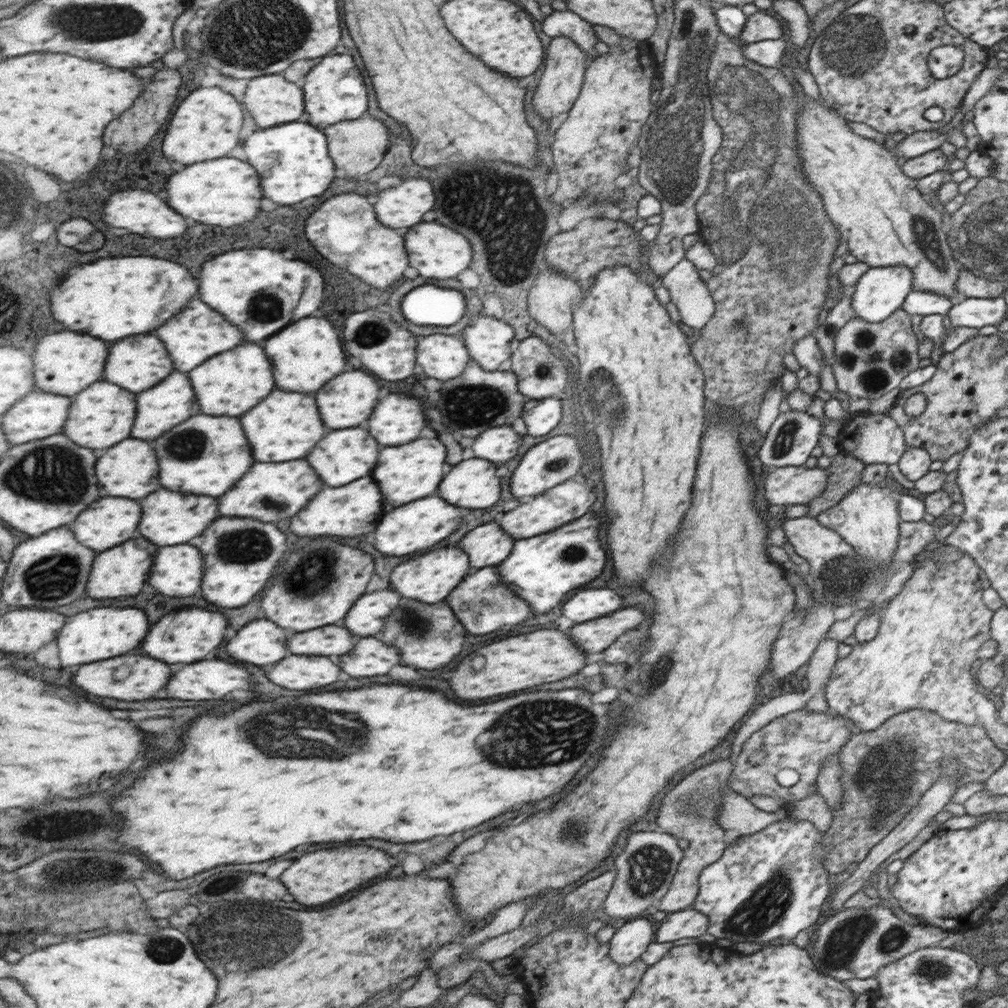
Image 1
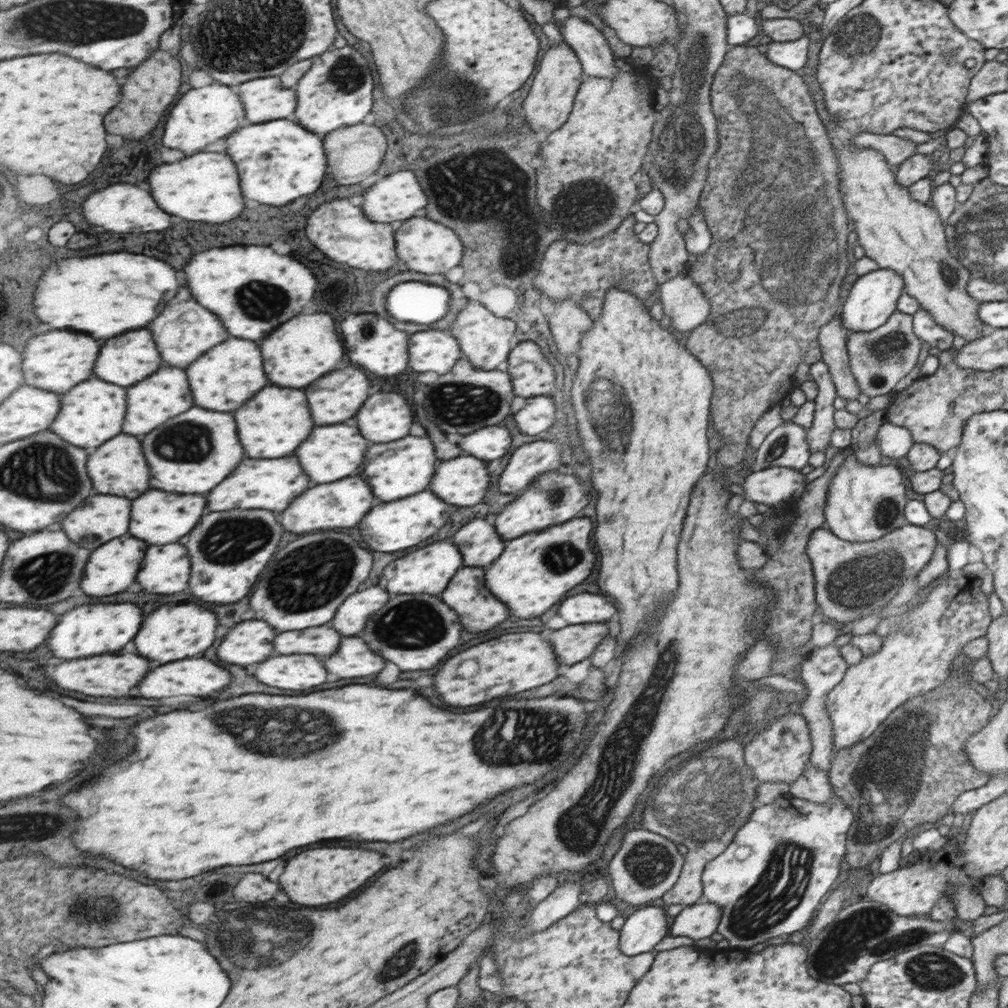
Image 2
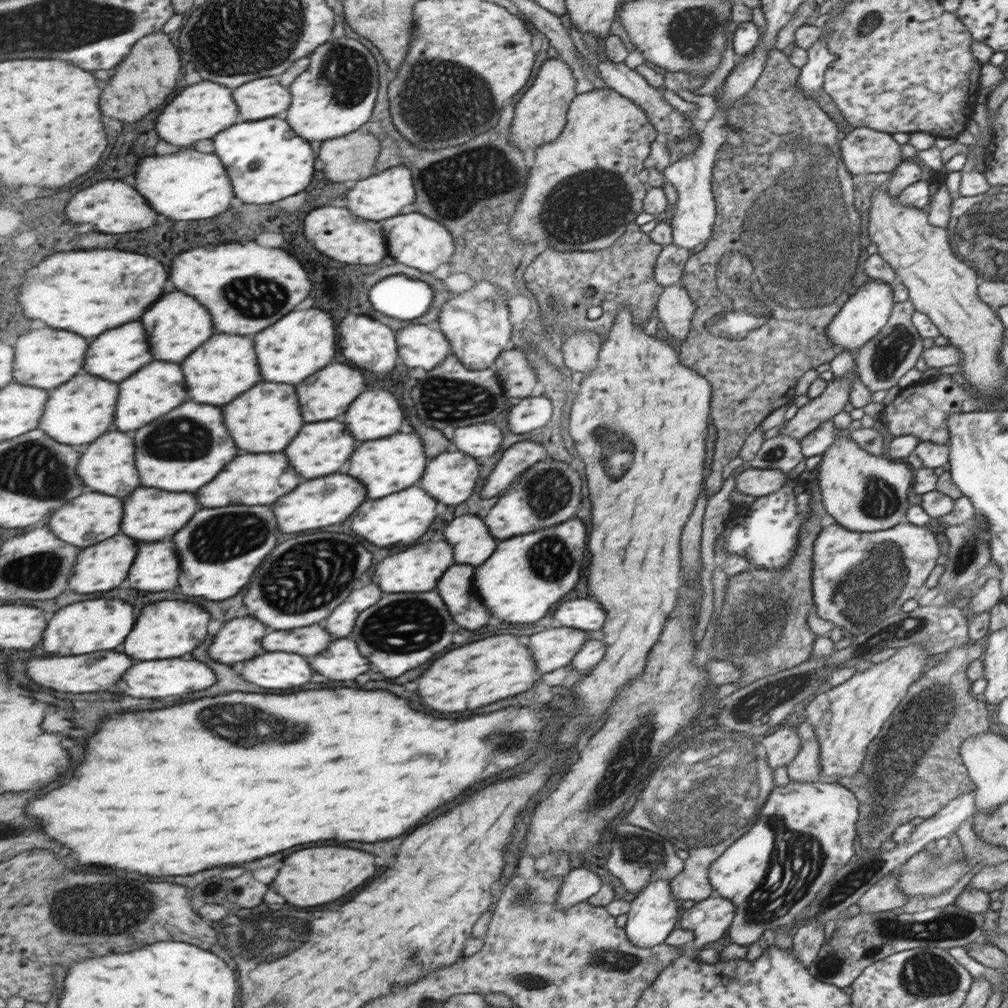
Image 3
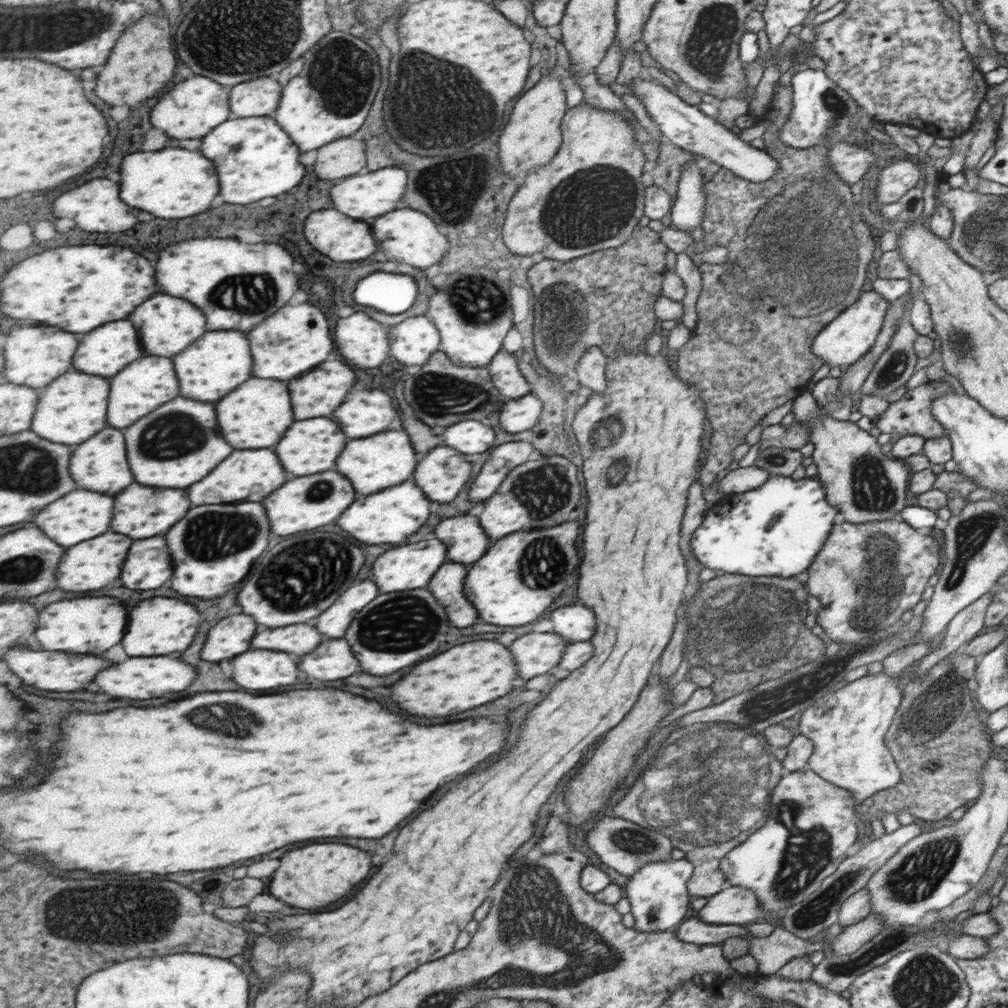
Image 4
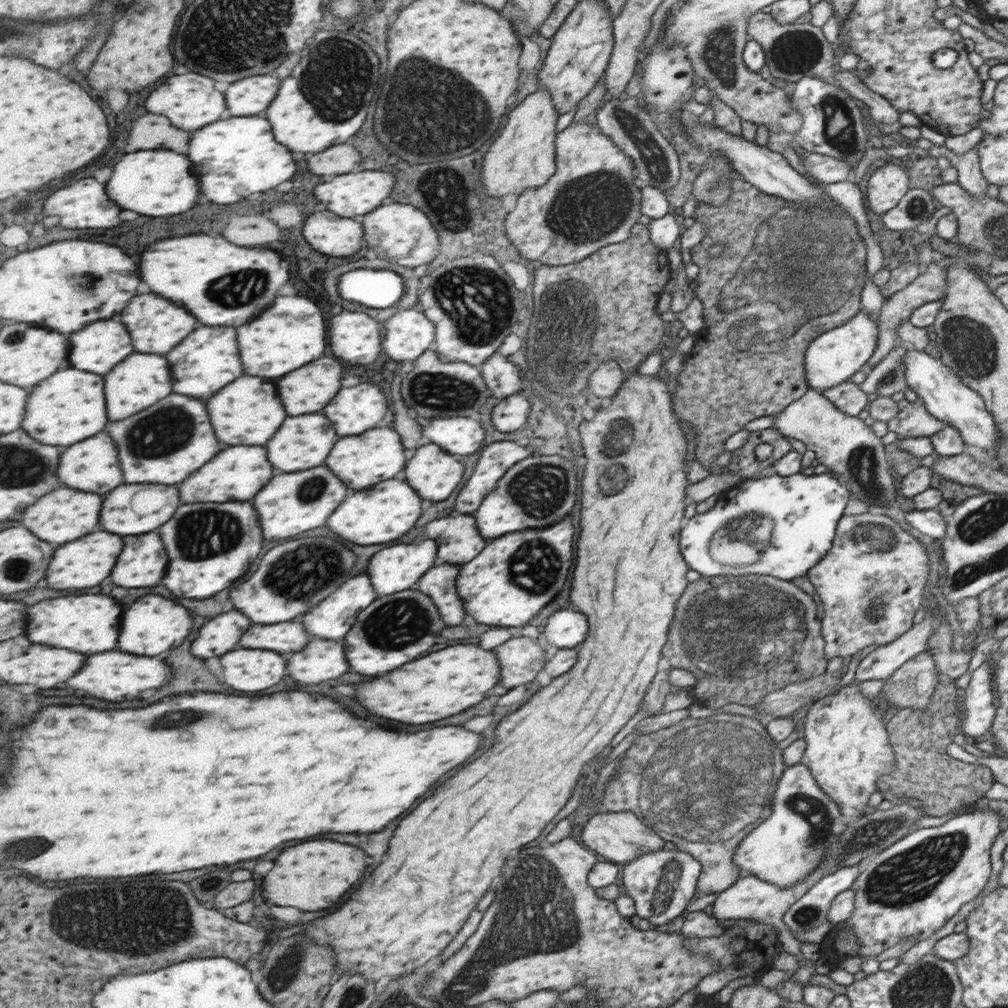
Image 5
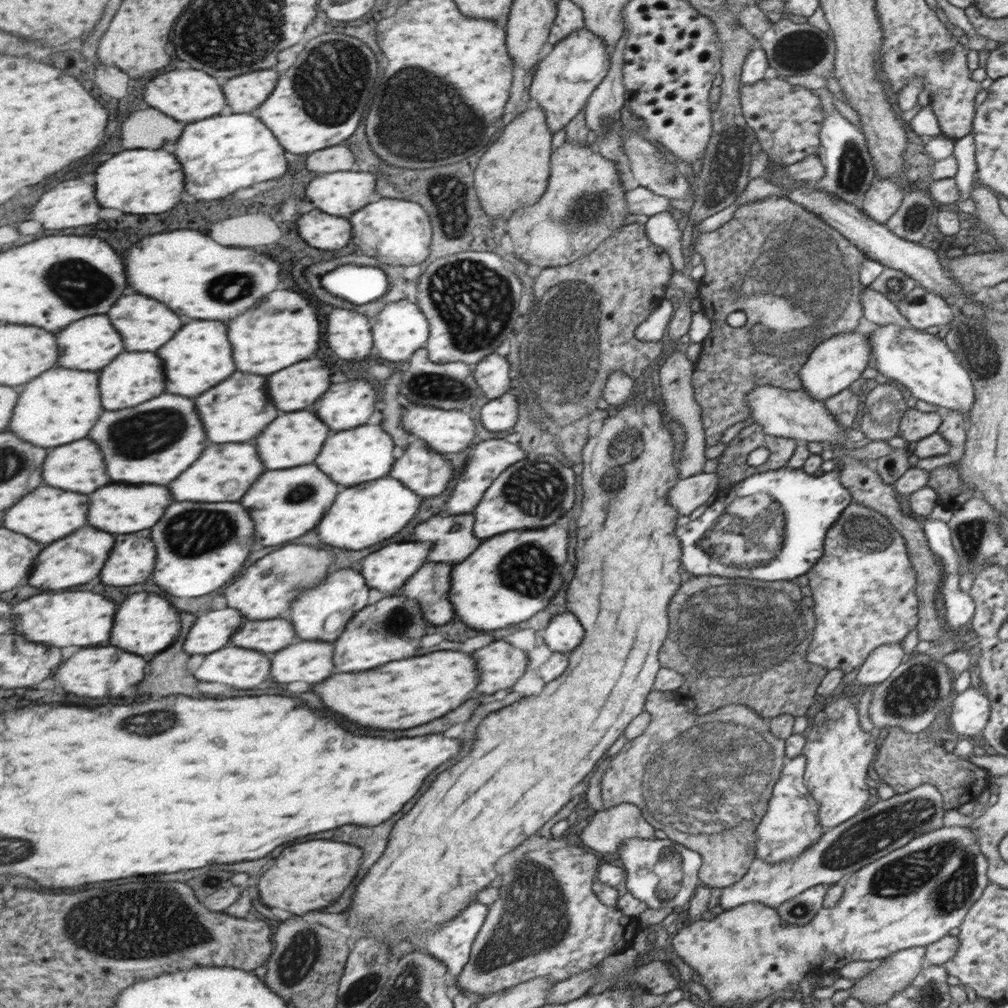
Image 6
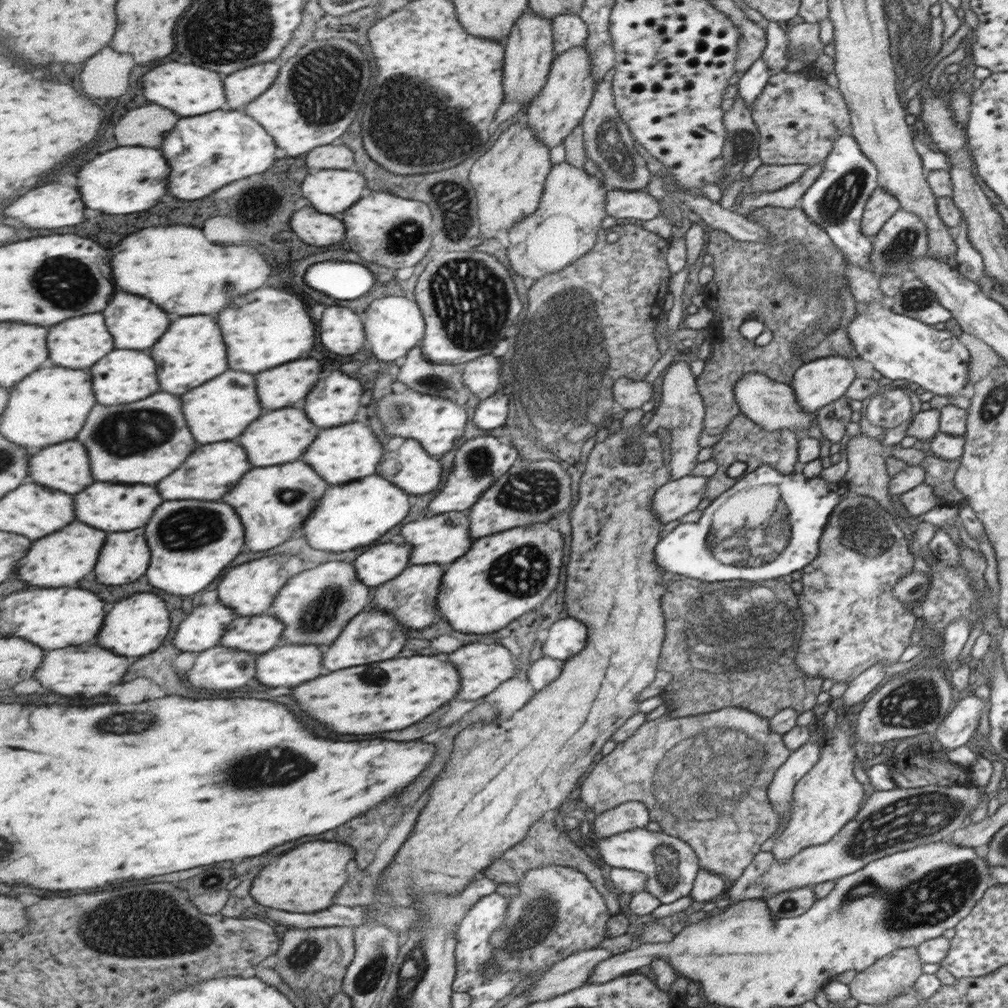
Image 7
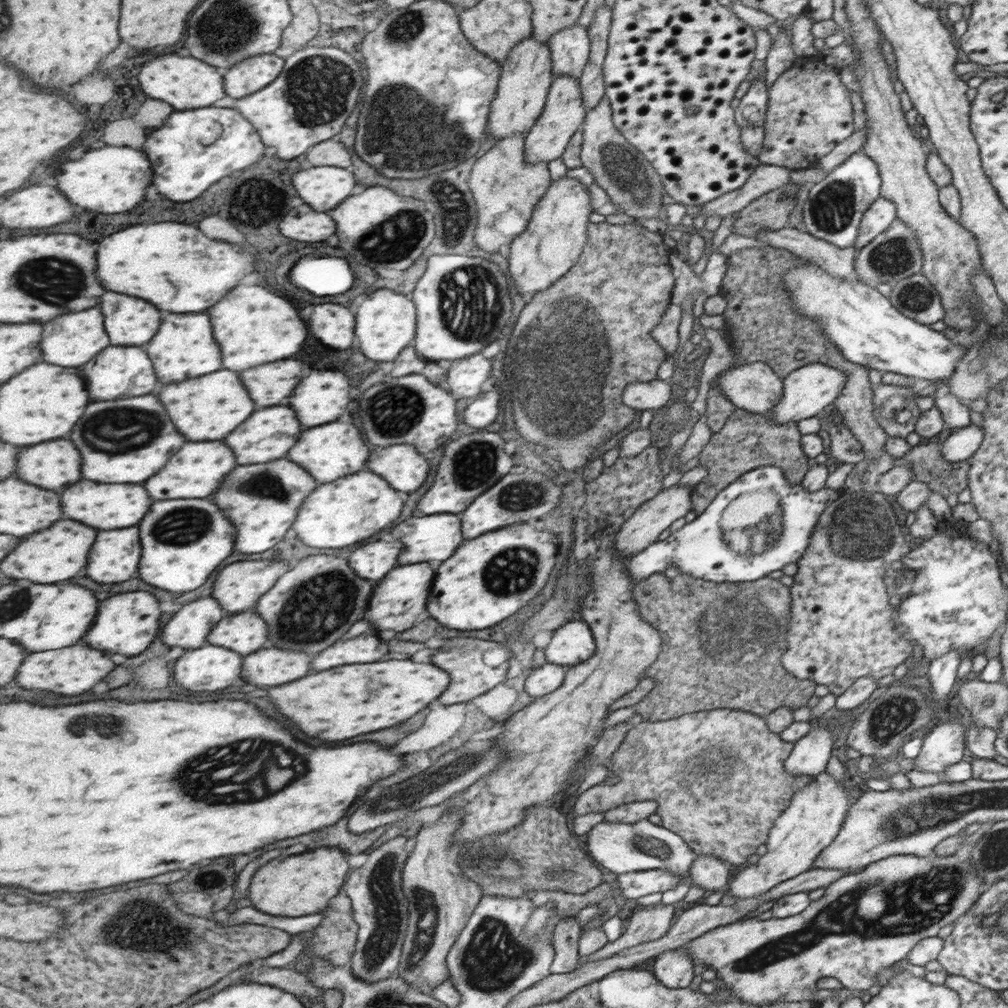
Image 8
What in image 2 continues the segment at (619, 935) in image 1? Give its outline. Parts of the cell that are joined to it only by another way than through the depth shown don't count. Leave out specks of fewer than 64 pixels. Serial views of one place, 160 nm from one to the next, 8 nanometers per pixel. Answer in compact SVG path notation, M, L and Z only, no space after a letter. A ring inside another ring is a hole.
M649 904L632 912L620 930L620 949L635 956L652 952L653 946L668 934L665 907Z

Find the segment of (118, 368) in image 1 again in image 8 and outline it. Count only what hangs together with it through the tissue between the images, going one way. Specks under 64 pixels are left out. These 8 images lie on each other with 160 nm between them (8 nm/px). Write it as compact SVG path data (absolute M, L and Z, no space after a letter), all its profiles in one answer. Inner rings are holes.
M99 308L83 310L77 314L65 314L45 326L45 362L49 364L77 368L93 360L107 346L111 346L111 340L109 334L105 332L103 312Z

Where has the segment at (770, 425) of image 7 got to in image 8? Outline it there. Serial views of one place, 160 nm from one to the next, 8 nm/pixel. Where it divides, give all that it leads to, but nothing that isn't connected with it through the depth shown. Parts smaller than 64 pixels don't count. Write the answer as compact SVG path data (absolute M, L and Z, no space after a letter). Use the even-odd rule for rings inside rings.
M764 362L731 365L717 374L710 384L715 385L725 397L731 399L738 409L761 415L769 413L781 398L781 380Z

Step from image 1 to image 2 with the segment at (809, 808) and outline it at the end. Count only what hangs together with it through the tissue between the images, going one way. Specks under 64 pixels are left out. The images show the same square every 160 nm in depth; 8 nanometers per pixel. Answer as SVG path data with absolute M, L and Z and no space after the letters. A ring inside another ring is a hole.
M810 762L805 765L803 772L788 785L791 797L803 798L809 802L825 804L833 795L828 775L824 770L817 770Z

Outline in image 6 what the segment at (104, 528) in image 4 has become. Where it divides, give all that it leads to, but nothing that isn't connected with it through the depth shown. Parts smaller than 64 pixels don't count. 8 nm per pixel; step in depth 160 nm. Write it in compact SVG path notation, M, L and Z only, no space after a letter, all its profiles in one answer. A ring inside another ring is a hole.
M41 486L41 490L27 494L27 498L23 498L17 506L13 506L13 510L5 512L5 528L21 534L29 534L29 538L39 540L43 544L51 544L83 528L87 524L87 514L89 514L87 494L75 494L53 486Z

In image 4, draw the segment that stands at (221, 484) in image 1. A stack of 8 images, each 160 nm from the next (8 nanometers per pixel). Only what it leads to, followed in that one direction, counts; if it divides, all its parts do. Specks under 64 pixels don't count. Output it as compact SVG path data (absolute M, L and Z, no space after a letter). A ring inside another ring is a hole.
M183 396L141 418L141 422L135 422L135 426L125 432L129 442L129 462L133 462L137 482L159 488L189 488L203 480L233 454L233 446L229 446L217 430L219 422L215 404L197 402ZM191 442L197 442L197 448L191 448ZM173 456L175 462L171 462Z

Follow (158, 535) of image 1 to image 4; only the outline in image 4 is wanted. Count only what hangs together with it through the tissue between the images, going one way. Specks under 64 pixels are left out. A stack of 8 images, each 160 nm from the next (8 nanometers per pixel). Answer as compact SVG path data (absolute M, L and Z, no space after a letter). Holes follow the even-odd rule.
M135 482L133 486L129 486L129 490L125 490L125 494L117 496L117 522L113 522L113 530L127 534L135 540L151 538L169 532L179 522L179 518L183 520L187 516L189 510L191 510L191 502L185 490L163 488L155 492L153 486L141 486Z

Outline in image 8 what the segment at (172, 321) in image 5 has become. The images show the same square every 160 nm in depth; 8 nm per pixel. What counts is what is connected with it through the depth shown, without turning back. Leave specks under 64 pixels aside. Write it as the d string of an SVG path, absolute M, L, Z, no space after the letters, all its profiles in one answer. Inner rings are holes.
M107 292L101 308L113 346L143 346L159 332L161 312L145 300Z

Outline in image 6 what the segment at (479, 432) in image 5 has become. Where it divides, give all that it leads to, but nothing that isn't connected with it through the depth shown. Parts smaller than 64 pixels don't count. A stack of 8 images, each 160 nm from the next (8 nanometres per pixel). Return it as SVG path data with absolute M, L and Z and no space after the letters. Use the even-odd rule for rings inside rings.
M411 406L405 410L403 424L441 454L463 452L473 444L473 418L461 410Z

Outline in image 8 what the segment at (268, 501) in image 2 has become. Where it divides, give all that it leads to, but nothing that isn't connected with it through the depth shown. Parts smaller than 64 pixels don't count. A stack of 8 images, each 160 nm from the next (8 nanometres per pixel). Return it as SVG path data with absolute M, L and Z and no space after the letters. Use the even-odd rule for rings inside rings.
M187 442L181 448L181 454L165 466L165 472L155 474L145 482L149 494L155 500L175 500L175 498L207 498L221 488L221 482L237 468L237 456L223 442Z

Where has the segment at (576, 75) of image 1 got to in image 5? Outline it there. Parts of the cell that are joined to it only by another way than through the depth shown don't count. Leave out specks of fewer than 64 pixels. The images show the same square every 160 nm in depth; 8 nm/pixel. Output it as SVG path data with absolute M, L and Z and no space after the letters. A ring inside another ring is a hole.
M543 87L527 95L525 102L515 107L505 130L501 132L501 138L497 138L485 160L487 194L501 198L507 194L516 194L519 197L525 190L535 190L549 182L557 168L559 113L553 96L549 94L549 90L543 90Z

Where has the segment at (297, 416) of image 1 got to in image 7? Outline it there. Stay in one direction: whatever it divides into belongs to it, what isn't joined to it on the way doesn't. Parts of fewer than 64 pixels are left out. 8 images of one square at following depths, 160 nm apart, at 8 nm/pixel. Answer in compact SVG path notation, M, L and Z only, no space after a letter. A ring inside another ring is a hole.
M229 370L221 374L221 378L213 378L213 382L207 382L205 386L191 390L183 398L185 398L185 416L189 418L189 426L193 426L193 434L197 434L197 442L201 444L233 440L241 436L247 430L247 426L253 424L263 414L255 376L247 372Z

